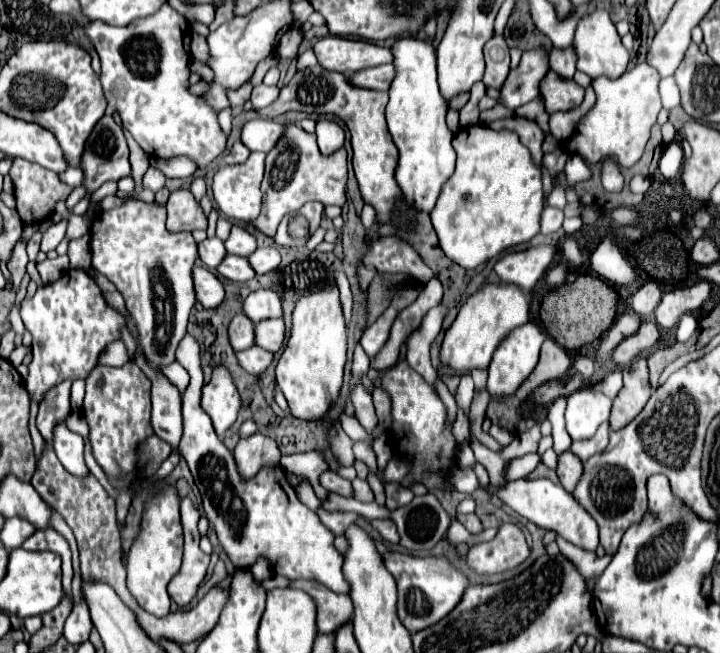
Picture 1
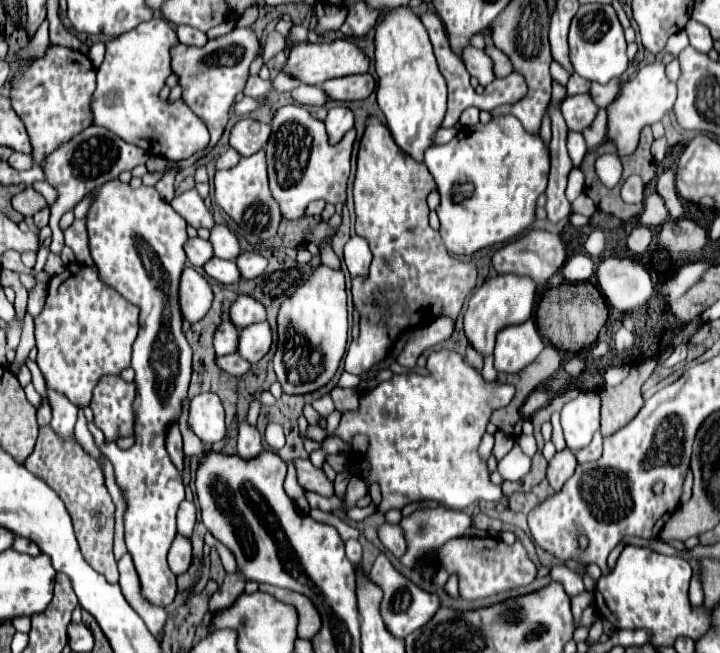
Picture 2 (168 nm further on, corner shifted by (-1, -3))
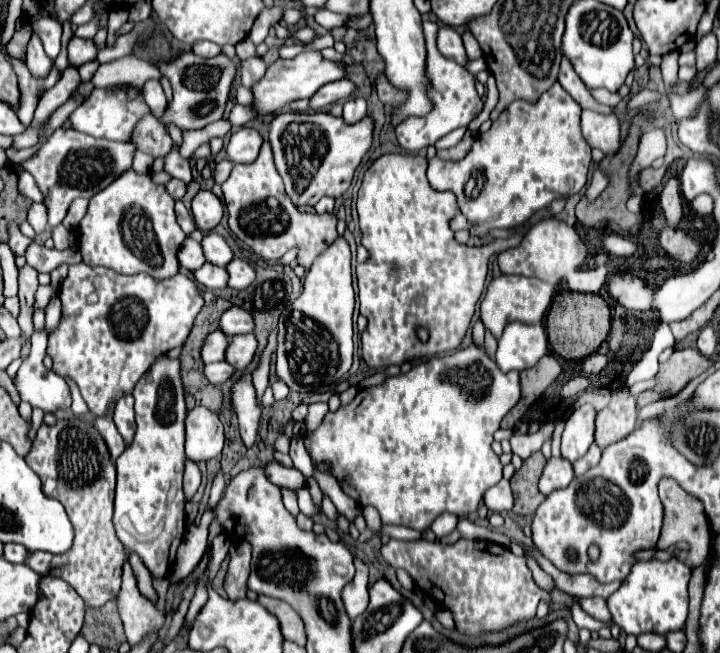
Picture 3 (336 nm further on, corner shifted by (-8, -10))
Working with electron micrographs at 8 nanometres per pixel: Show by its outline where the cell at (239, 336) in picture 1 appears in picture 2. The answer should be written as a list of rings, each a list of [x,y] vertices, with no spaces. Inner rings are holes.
[[[223,321],[217,327],[217,333],[213,335],[213,347],[215,347],[215,355],[229,355],[237,351],[237,327],[231,325],[231,321]]]

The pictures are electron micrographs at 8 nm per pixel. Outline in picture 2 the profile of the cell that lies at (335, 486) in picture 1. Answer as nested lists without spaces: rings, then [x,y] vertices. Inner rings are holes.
[[[293,459],[291,463],[297,469],[297,481],[299,481],[299,485],[303,485],[303,489],[315,491],[323,497],[333,495],[333,483],[325,477],[325,473],[321,469],[315,469],[309,459]]]

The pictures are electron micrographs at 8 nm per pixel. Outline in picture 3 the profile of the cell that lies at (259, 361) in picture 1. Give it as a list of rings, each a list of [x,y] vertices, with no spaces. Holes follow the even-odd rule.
[[[216,362],[216,364],[206,364],[204,372],[212,384],[224,384],[234,376],[236,368],[232,368],[232,364],[228,362]]]

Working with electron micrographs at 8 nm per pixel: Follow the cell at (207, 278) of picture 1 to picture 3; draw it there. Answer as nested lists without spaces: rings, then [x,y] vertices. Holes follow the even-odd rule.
[[[88,264],[70,266],[68,276],[60,286],[58,298],[62,300],[62,318],[48,336],[48,356],[54,362],[52,370],[62,378],[76,382],[94,416],[104,416],[110,402],[118,400],[124,394],[130,394],[138,378],[150,368],[152,360],[160,356],[160,352],[182,346],[204,306],[198,284],[186,274],[176,274],[168,280],[156,282],[148,274],[122,276],[112,272],[110,268],[92,267]]]

